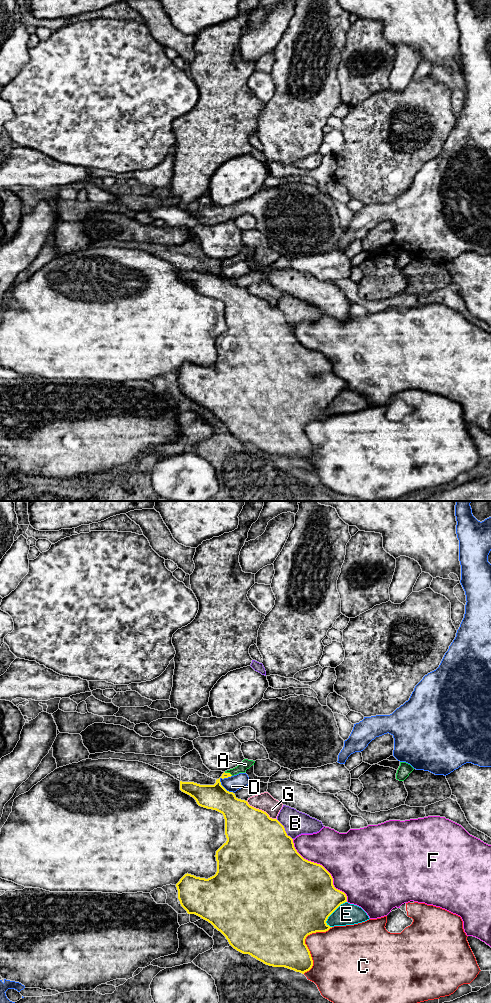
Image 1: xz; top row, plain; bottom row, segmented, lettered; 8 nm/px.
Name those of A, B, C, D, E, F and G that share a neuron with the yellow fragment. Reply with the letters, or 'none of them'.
A

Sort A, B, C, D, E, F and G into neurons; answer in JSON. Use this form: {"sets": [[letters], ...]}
{"sets": [["A"], ["B"], ["C"], ["D"], ["E"], ["F"], ["G"]]}

